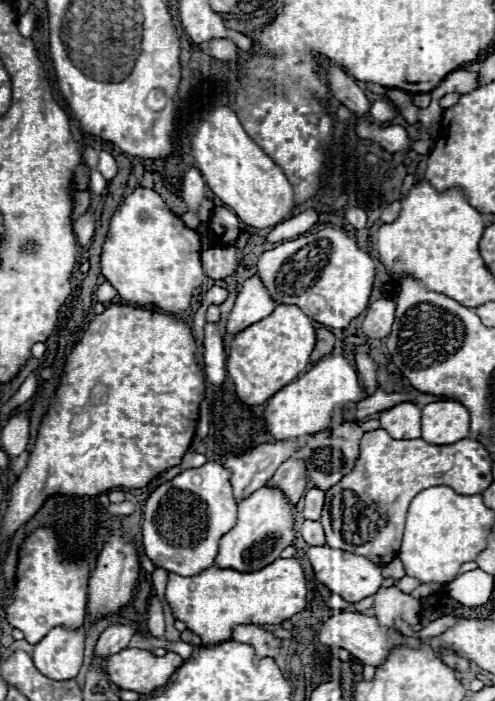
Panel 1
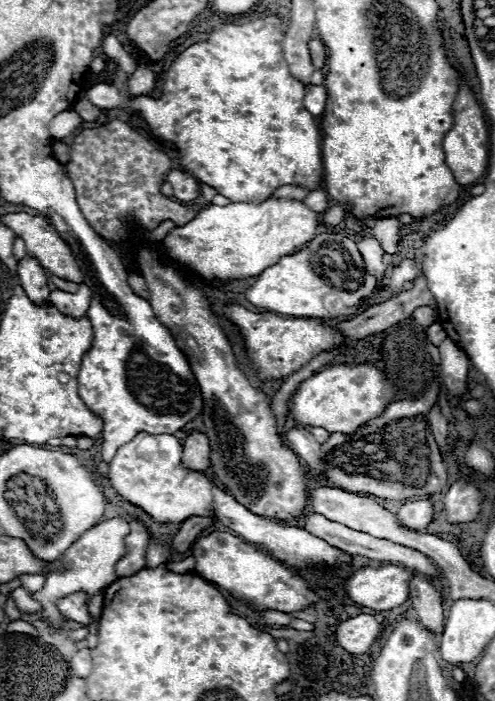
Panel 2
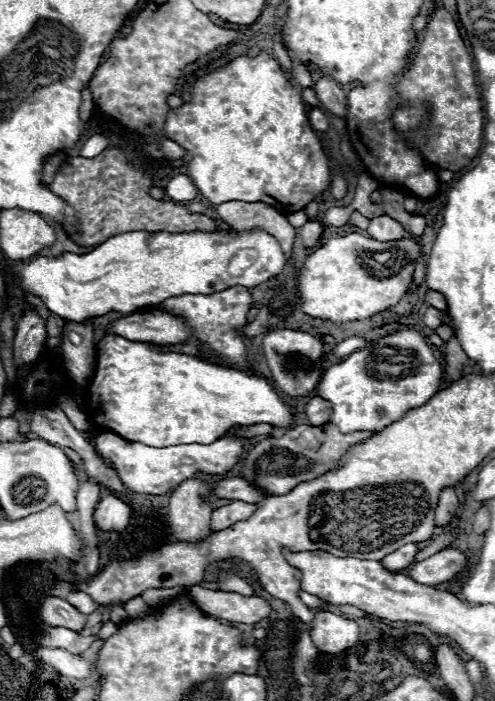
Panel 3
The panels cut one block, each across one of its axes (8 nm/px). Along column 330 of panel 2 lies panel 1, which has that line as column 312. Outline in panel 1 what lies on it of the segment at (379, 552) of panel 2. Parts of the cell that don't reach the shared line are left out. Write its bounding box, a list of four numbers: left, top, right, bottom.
[300,520,326,546]

